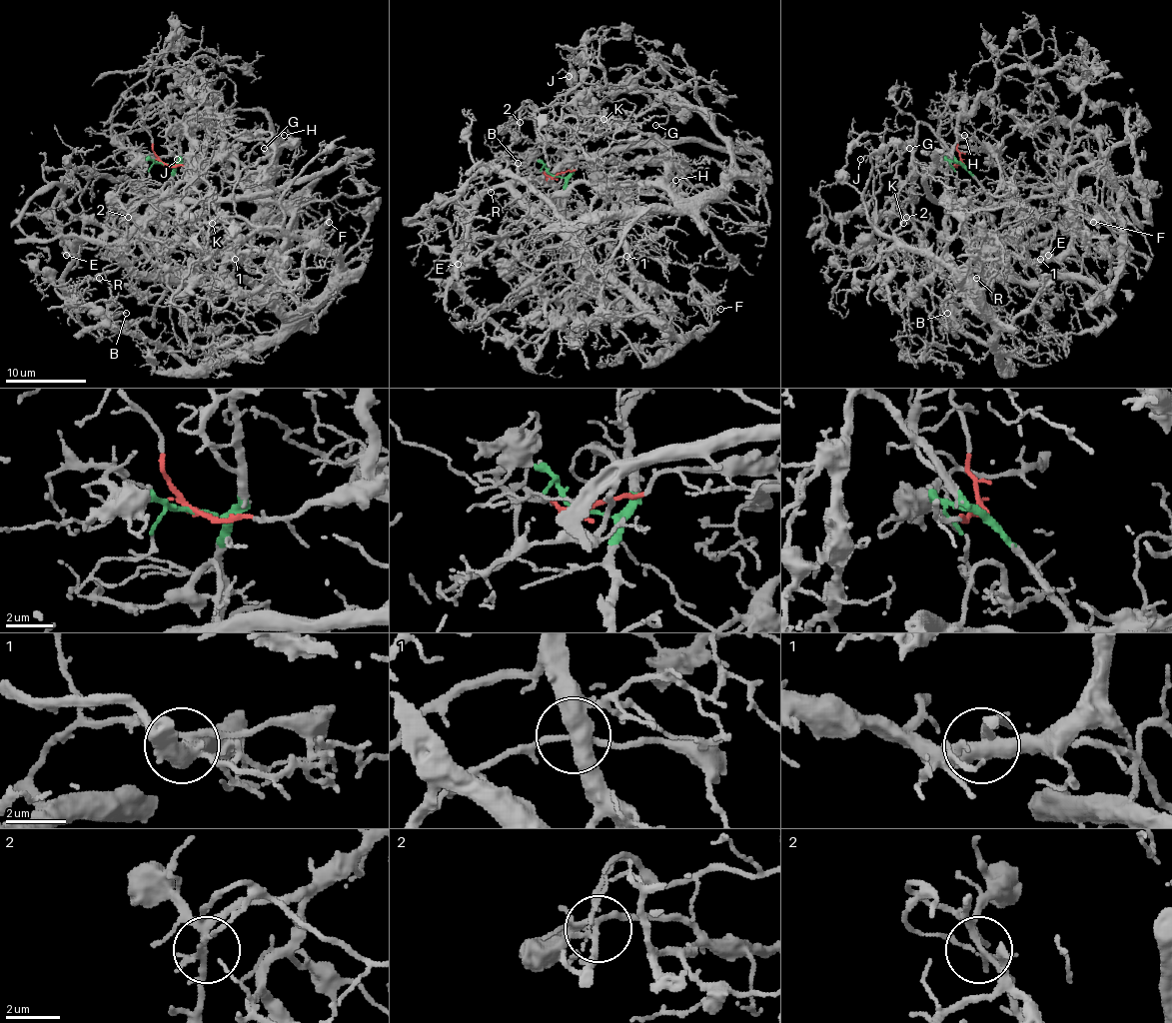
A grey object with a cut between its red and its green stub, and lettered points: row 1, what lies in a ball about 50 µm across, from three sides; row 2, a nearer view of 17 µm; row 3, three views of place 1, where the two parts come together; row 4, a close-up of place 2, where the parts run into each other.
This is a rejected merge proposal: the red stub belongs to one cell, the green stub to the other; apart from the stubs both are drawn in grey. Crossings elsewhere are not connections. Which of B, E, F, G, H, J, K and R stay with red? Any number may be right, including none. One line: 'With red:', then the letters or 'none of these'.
With red: B, F, G, K

